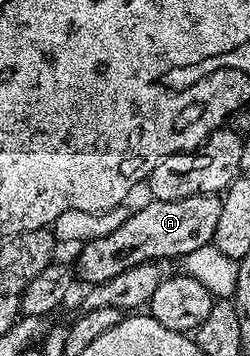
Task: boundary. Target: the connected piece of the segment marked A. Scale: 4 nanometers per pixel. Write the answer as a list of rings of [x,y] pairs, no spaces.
[[[195,195],[182,197],[182,201],[158,201],[154,199],[145,208],[132,211],[114,233],[106,237],[90,239],[79,248],[74,264],[74,275],[87,285],[105,283],[134,265],[176,259],[192,255],[194,249],[202,249],[211,244],[214,229],[222,217],[223,198],[220,195]]]

